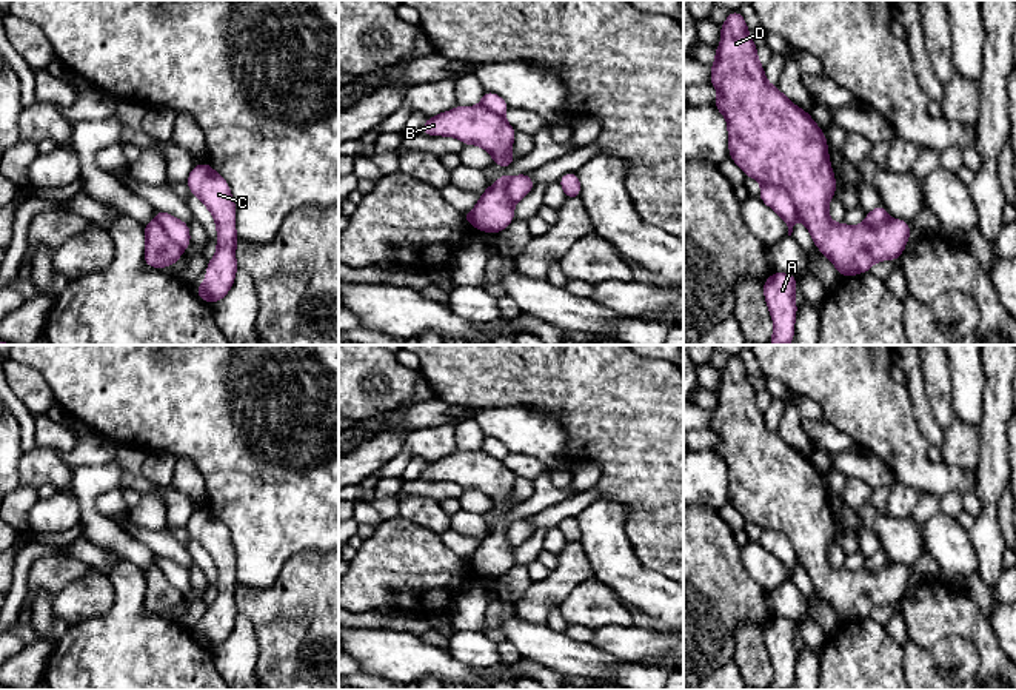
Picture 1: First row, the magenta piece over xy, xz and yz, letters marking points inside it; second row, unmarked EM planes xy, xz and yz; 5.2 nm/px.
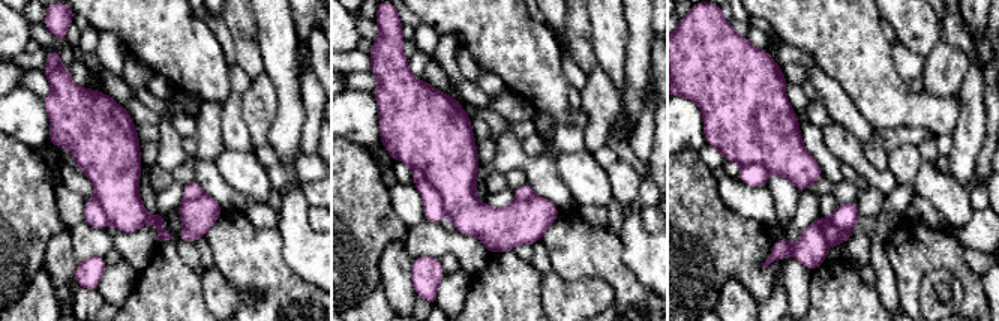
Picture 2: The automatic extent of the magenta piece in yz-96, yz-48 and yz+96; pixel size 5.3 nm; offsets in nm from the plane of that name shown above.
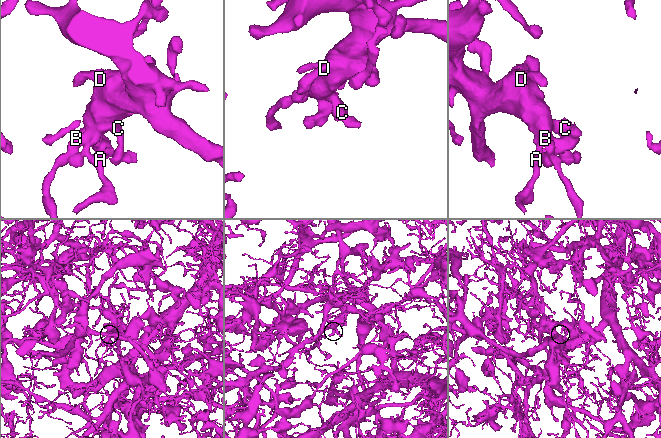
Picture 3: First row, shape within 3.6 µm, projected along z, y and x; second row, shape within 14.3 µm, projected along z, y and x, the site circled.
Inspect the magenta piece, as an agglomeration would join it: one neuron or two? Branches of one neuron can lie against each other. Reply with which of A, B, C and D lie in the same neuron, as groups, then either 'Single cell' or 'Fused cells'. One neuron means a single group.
Groups: A / B C D. Fused cells

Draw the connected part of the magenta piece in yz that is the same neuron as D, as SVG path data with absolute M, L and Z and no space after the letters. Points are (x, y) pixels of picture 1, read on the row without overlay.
M730 356L728 363L719 373L722 387L716 393L716 407L710 410L710 428L719 437L713 451L727 464L730 504L747 522L780 531L790 539L813 588L834 608L842 622L867 618L879 605L897 605L910 582L910 567L887 564L877 571L865 568L850 571L830 565L828 547L836 541L836 524L824 474L813 467L808 457L791 448L777 431L767 427L764 411L757 405L757 393L739 356Z

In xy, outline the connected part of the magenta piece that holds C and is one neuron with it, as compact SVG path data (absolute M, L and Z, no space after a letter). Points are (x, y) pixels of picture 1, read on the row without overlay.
M206 507L192 513L186 528L189 538L199 542L212 558L217 570L217 598L208 607L203 630L194 633L202 645L214 650L228 639L236 624L236 588L239 585L236 579L236 548L228 527Z

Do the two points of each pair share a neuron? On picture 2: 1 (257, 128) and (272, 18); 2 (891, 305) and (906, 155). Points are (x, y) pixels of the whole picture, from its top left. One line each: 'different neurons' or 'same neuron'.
1: different neurons
2: same neuron

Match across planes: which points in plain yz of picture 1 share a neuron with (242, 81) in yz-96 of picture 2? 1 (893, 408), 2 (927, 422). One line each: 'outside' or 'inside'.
1: outside
2: inside

